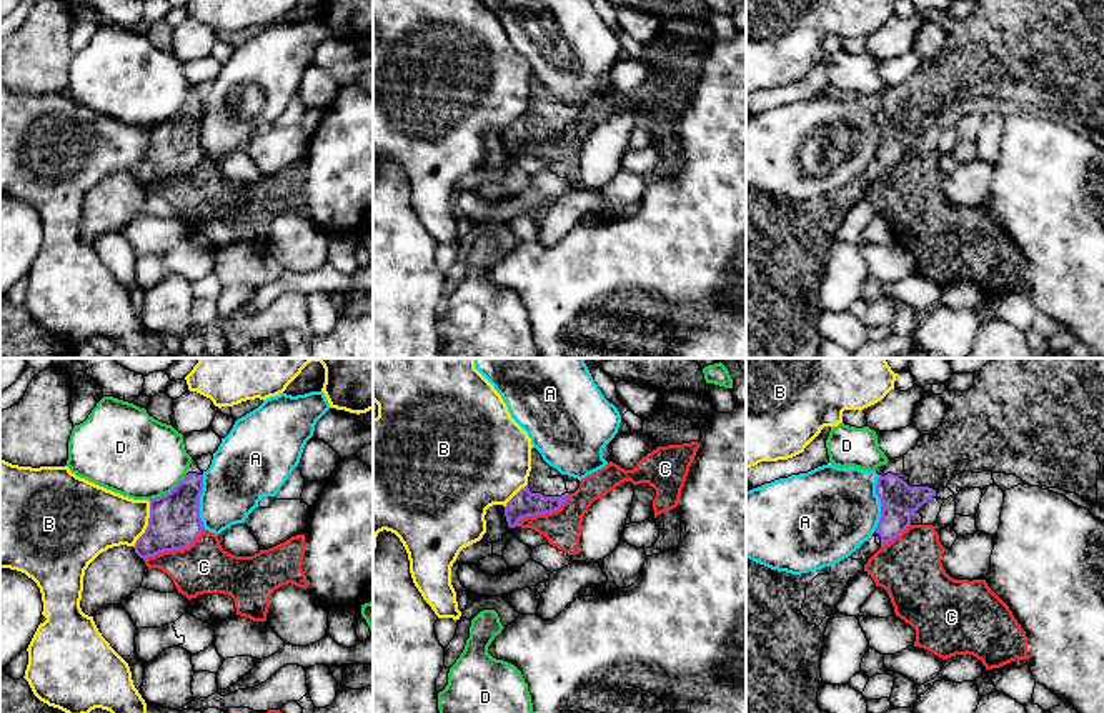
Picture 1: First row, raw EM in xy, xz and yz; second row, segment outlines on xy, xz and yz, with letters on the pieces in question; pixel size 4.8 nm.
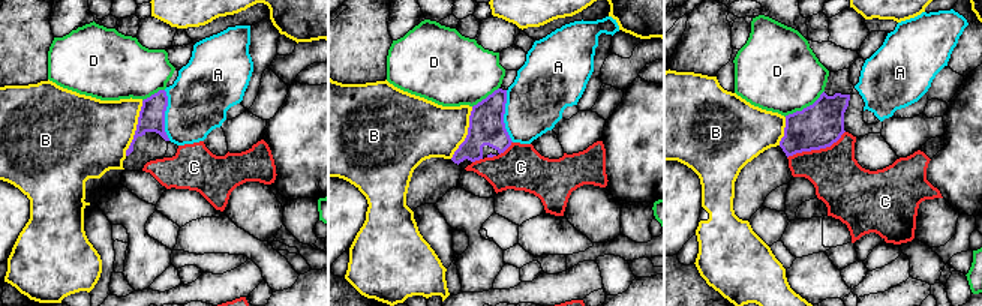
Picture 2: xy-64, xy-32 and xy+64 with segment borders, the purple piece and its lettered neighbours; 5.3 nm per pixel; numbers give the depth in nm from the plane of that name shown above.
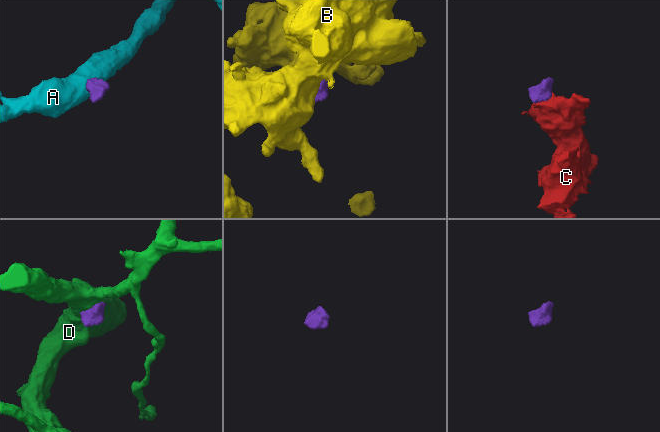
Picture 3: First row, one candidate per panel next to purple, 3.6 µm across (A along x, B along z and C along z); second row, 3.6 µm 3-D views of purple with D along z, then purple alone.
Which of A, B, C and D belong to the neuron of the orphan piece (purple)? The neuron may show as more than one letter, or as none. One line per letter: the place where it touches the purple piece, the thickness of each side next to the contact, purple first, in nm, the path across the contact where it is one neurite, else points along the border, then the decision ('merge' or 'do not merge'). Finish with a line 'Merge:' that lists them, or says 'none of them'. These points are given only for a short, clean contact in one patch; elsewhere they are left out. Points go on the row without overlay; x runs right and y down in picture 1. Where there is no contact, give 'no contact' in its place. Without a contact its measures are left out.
A: meets purple in yz at (881, 130); 180 nm thick on the purple side, 420 nm on the other; border along yz (880, 102), (876, 110), (880, 149), (873, 157); do not merge
B: meets purple in xy at (149, 152); 240 nm thick on the purple side, 300 nm on the other; border along xy (150, 129), (149, 152), (134, 174); do not merge
C: meets purple in xy at (174, 175); 240 nm thick on the purple side, 240 nm on the other; border along xy (203, 155), (187, 174), (164, 177), (144, 187); do not merge
D: meets purple in xy at (167, 120); 240 nm thick on the purple side, 400 nm on the other; border along xy (185, 100), (169, 119), (149, 127); do not merge
Merge: none of them

